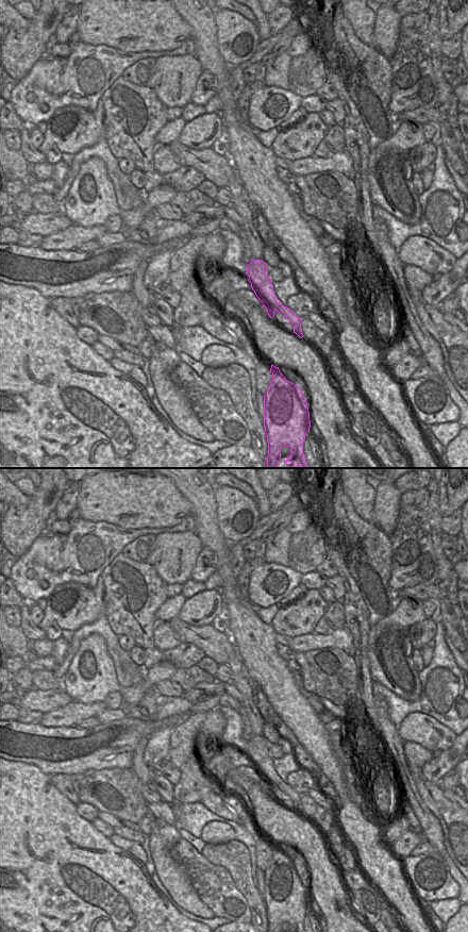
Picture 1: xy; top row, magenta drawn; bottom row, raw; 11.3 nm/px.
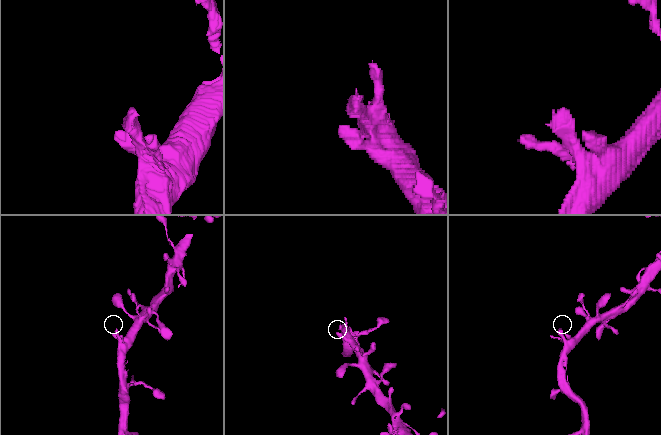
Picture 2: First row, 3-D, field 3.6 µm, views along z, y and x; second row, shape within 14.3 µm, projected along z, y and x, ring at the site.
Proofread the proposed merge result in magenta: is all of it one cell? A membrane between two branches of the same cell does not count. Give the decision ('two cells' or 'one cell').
one cell

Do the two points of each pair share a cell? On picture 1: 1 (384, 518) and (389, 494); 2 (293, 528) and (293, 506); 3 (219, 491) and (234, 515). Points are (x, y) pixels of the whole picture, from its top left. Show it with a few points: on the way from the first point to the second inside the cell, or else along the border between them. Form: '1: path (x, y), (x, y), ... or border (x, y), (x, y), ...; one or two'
1: path (386, 512), (387, 500); one
2: border (305, 506), (293, 514); two
3: path (226, 497), (234, 509); one

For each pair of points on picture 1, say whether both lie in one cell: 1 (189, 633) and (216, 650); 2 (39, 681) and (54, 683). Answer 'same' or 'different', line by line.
1: same
2: same

